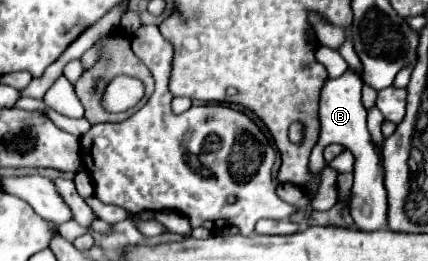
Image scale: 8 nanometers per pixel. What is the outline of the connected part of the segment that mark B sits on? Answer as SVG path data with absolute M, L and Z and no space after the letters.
M348 68L340 78L324 80L320 92L320 138L311 151L309 169L313 174L320 173L325 167L324 146L338 142L344 144L356 158L354 162L354 198L350 200L350 214L360 230L378 230L386 226L386 192L384 192L384 170L380 148L372 142L366 128L366 108L360 100L362 78L356 70Z

